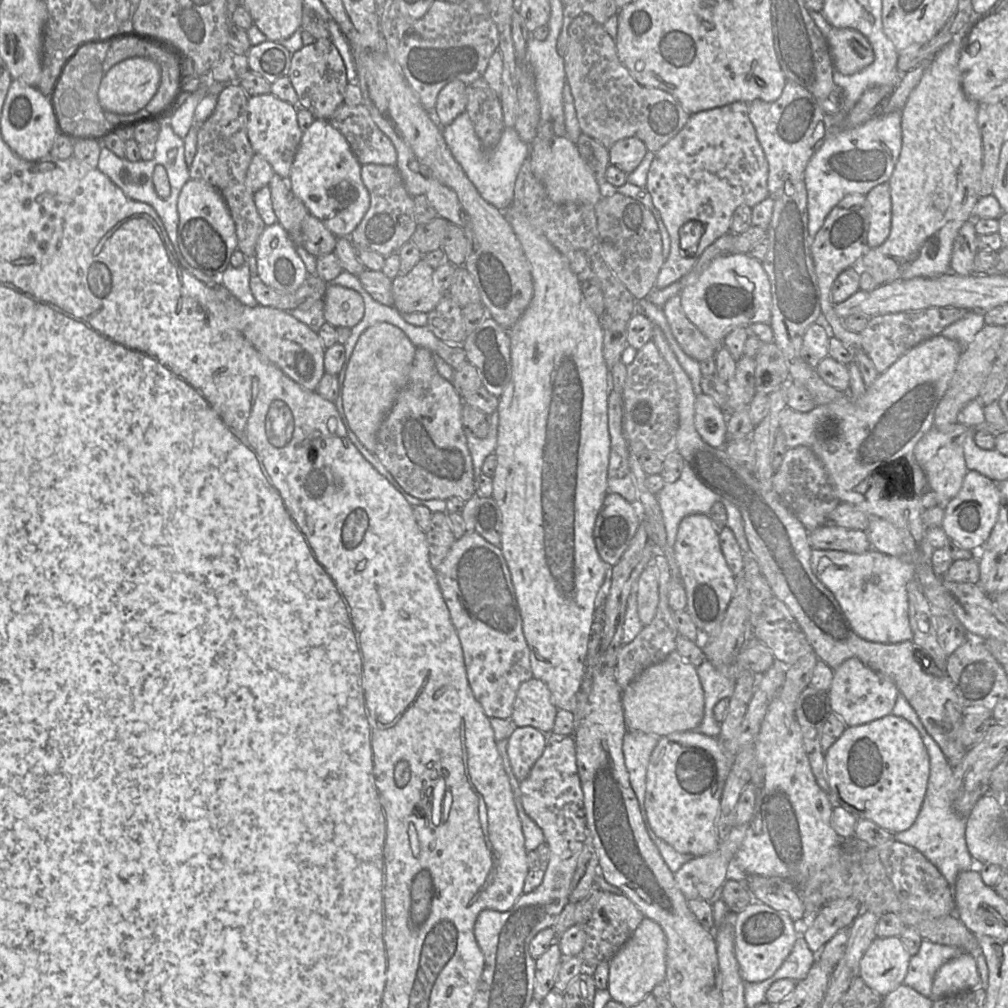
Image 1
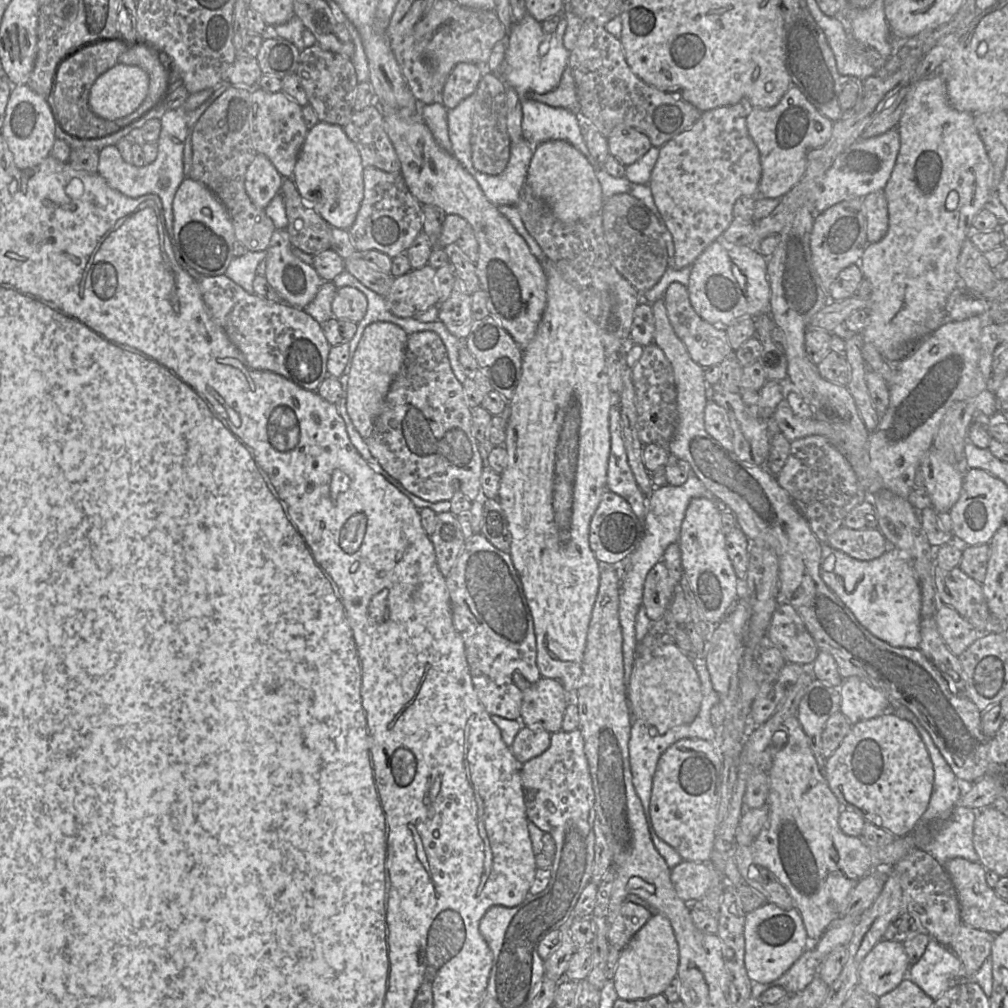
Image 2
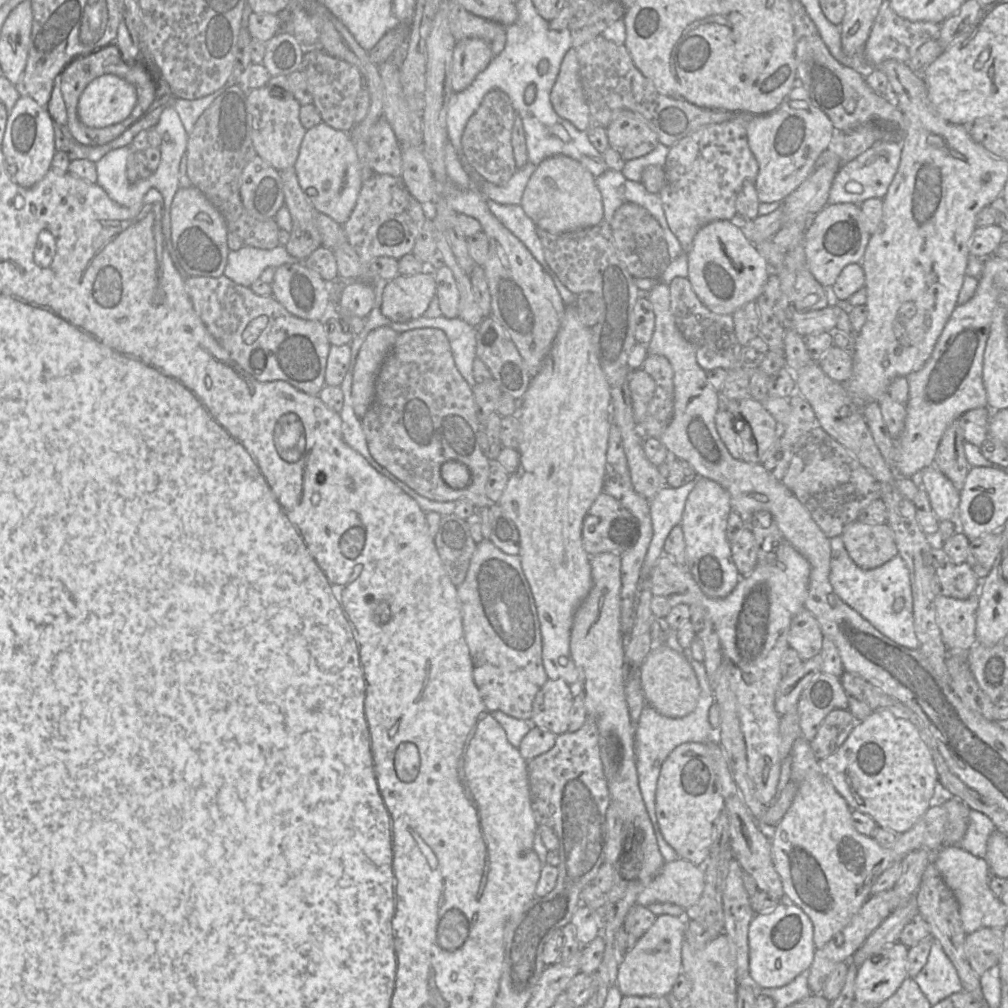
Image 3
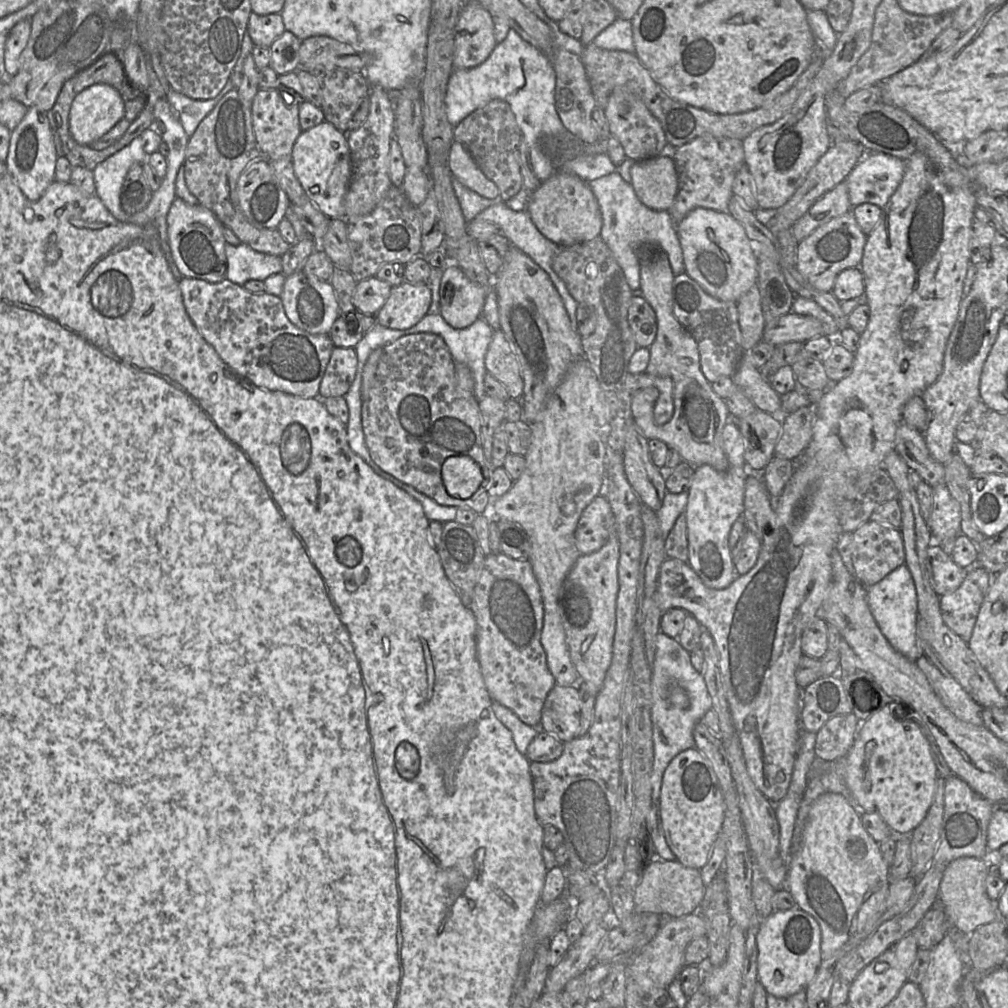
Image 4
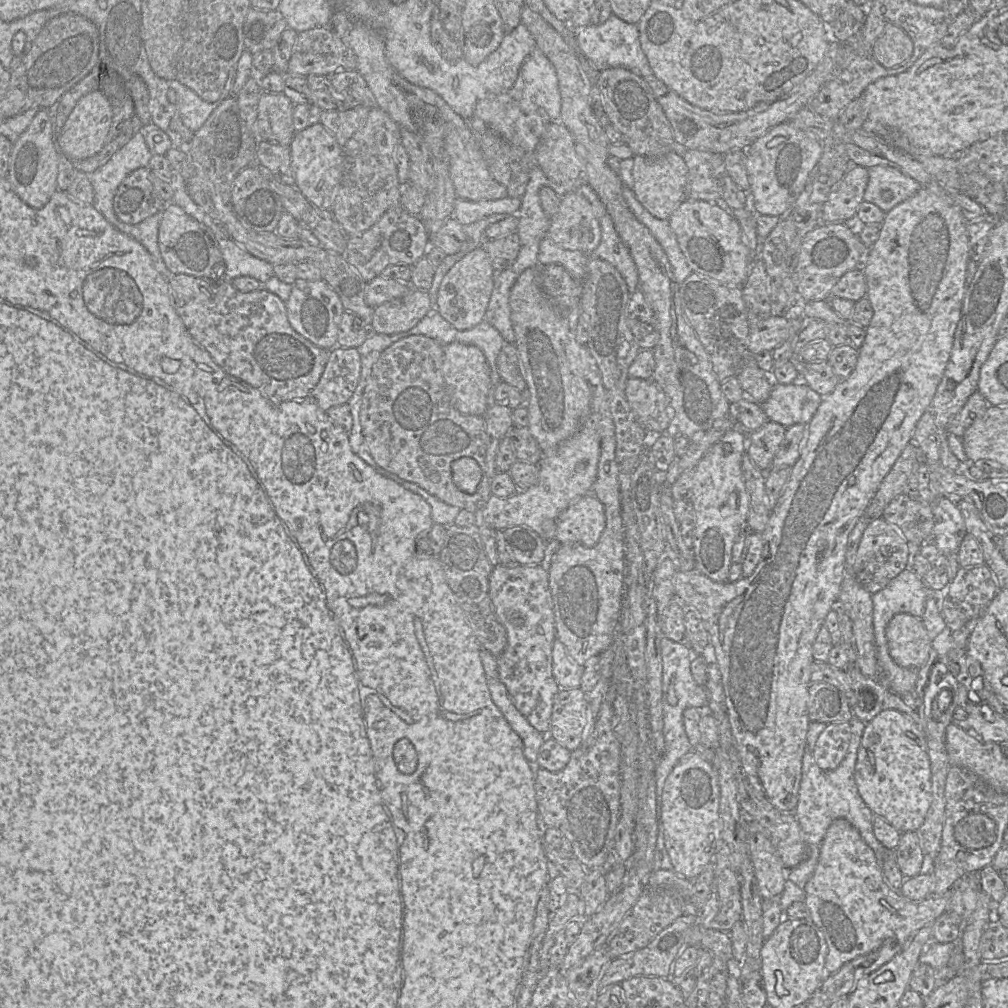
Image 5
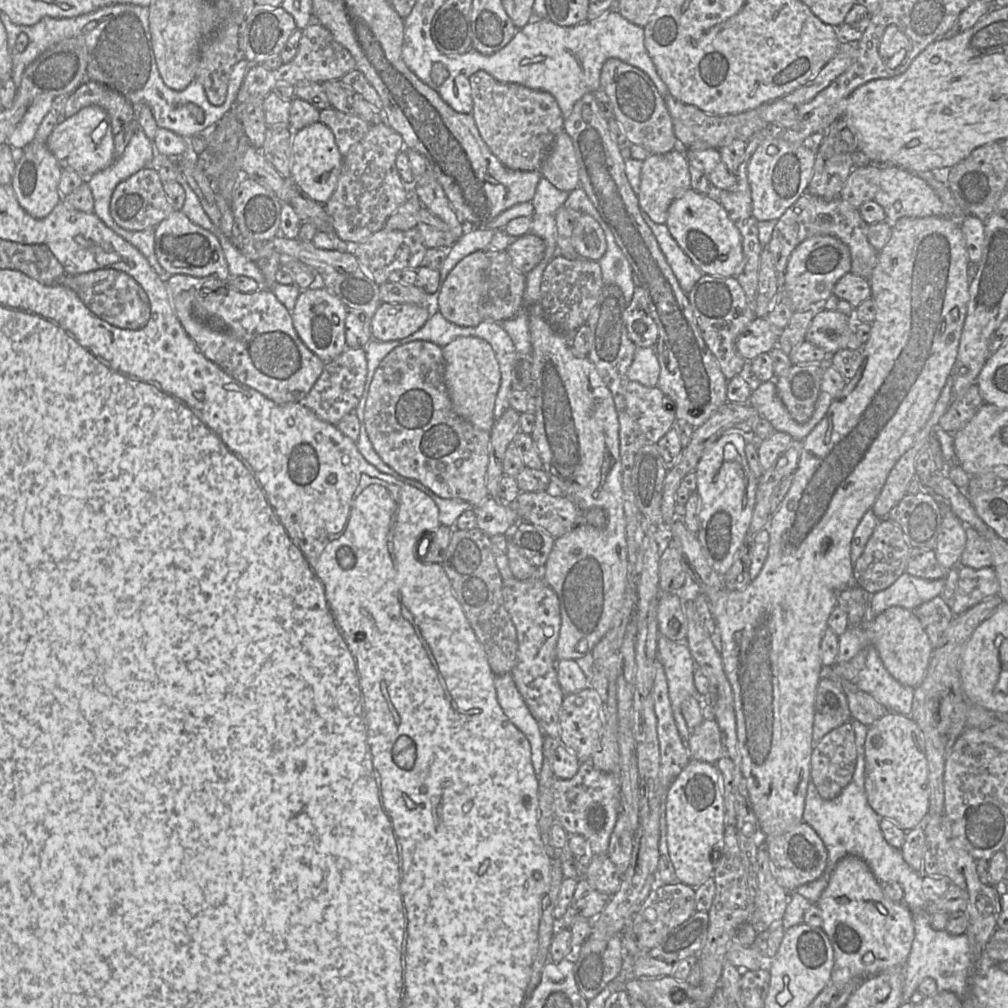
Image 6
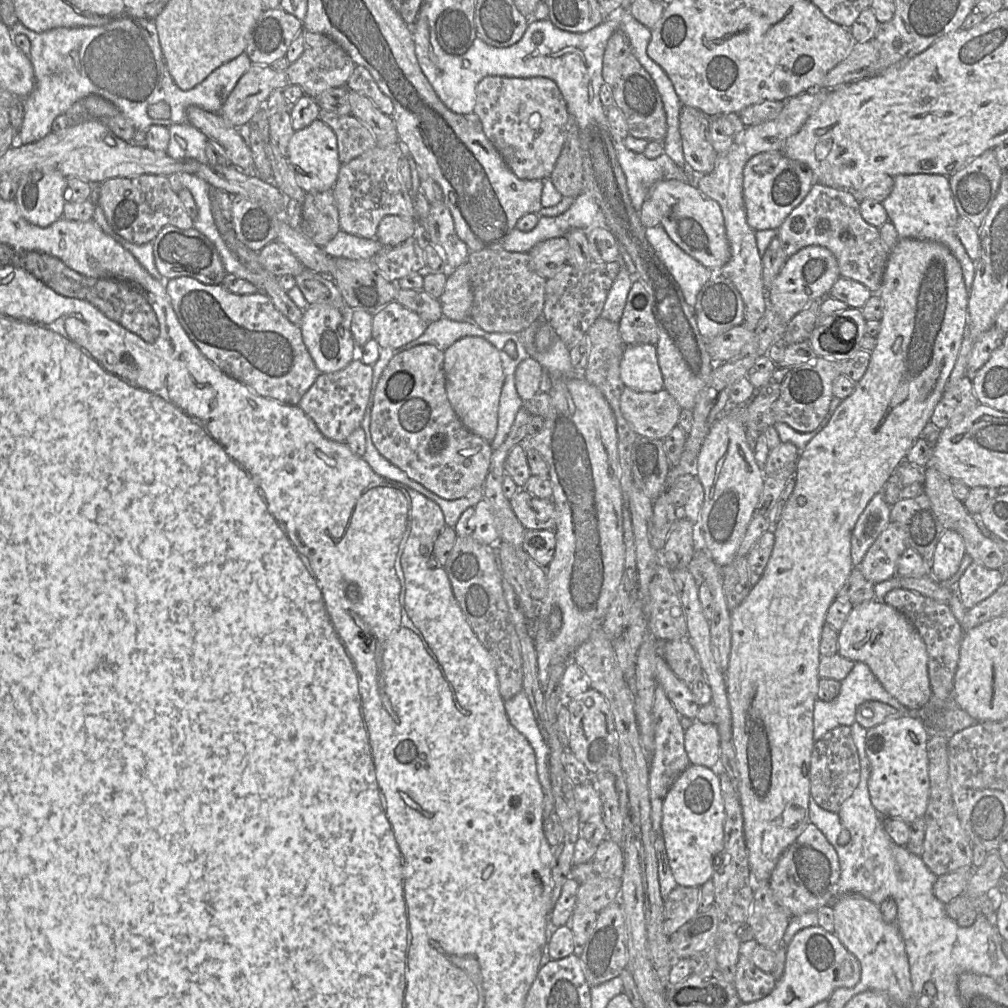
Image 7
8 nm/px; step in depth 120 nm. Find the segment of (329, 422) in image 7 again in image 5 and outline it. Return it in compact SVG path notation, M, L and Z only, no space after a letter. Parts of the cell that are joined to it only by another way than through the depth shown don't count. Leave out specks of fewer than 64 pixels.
M336 345L329 351L325 369L310 397L324 411L347 404L361 373L361 358L356 347Z

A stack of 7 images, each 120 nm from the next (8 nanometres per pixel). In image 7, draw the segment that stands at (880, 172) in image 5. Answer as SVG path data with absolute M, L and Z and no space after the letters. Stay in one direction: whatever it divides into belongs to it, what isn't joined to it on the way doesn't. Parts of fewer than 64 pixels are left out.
M899 174L893 177L894 186L882 202L889 221L895 226L899 239L911 238L934 241L945 245L959 261L968 295L975 276L975 262L970 259L955 232L959 217L949 178L939 174Z

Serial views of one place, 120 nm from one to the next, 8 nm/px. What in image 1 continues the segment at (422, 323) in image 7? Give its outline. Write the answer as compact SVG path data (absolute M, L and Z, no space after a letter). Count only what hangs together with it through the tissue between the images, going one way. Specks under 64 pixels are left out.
M422 258L407 274L392 279L392 294L393 306L401 314L428 314L447 293L440 291L434 278L434 268Z

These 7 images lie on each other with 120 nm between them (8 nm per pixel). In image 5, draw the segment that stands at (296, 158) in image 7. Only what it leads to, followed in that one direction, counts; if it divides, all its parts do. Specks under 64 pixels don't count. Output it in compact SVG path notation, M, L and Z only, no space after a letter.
M321 122L296 132L289 147L295 186L311 204L330 210L343 175L343 148Z

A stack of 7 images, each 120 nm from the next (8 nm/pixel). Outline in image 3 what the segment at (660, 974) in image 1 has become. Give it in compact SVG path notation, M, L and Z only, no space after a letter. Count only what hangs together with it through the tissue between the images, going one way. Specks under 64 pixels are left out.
M659 915L653 925L637 941L632 949L627 951L623 961L619 965L616 986L623 996L667 996L673 985L682 973L681 949L685 940L687 921L684 917L671 915Z

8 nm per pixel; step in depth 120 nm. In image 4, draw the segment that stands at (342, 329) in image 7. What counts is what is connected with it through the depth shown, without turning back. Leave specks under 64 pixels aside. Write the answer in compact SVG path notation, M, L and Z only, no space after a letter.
M303 270L286 277L279 297L289 320L310 334L329 334L333 323L340 316L339 305L330 281L319 280Z

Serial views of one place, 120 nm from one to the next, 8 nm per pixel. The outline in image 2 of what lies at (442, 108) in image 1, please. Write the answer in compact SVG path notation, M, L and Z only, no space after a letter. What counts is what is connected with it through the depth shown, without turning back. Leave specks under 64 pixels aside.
M458 63L446 80L441 94L441 103L450 110L472 95L477 89L485 69L473 63Z

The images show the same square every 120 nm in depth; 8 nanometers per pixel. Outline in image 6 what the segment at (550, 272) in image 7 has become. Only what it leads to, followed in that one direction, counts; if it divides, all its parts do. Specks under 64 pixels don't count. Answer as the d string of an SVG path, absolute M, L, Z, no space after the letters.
M532 233L519 236L505 250L513 267L526 274L531 271L544 257L546 245L542 238Z

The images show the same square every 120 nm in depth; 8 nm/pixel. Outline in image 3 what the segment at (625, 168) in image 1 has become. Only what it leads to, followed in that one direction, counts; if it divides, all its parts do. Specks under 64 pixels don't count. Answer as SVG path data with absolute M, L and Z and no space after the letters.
M620 111L607 127L609 145L625 161L643 157L652 152L659 140L655 130L640 114Z

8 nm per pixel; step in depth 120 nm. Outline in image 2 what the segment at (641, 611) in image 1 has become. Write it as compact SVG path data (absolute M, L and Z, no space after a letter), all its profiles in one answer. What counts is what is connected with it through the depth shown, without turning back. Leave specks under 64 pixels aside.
M661 560L648 572L643 588L642 604L651 621L659 620L669 608L675 584L669 571Z

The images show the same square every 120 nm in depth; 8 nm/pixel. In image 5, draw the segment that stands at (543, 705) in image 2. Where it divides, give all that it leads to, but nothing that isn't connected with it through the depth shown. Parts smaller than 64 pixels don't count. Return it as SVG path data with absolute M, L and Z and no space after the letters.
M560 689L554 697L548 737L572 752L589 738L593 726L594 718L582 690Z

